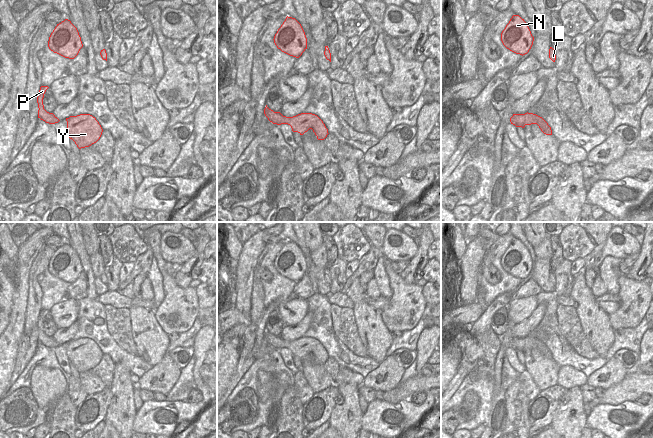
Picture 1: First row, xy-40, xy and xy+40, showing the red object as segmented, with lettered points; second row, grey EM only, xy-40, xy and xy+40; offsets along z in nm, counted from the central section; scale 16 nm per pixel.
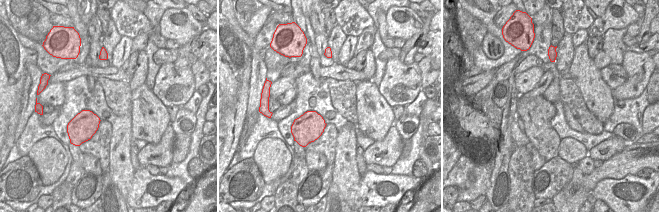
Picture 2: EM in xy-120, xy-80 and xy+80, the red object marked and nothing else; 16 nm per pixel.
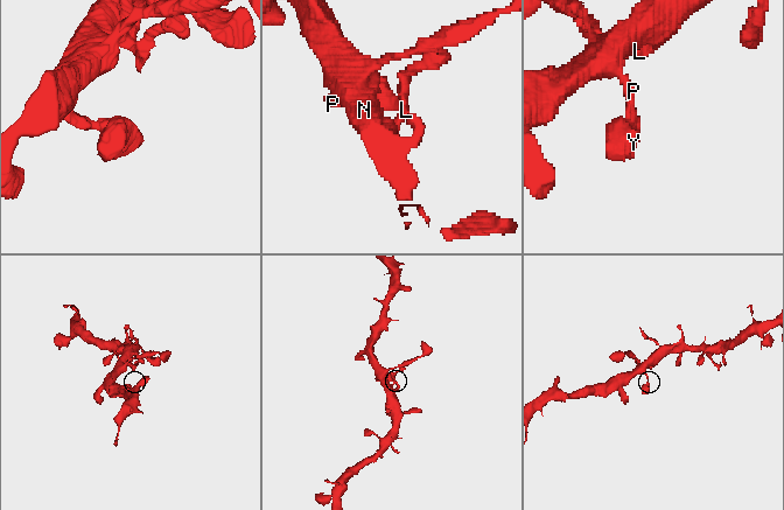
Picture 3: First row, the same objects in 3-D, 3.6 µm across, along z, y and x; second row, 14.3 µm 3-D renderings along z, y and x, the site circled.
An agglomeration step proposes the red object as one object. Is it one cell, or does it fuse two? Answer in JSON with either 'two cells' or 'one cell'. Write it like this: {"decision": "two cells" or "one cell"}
{"decision": "one cell"}

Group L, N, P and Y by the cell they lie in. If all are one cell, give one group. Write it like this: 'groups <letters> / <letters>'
groups L N P Y

